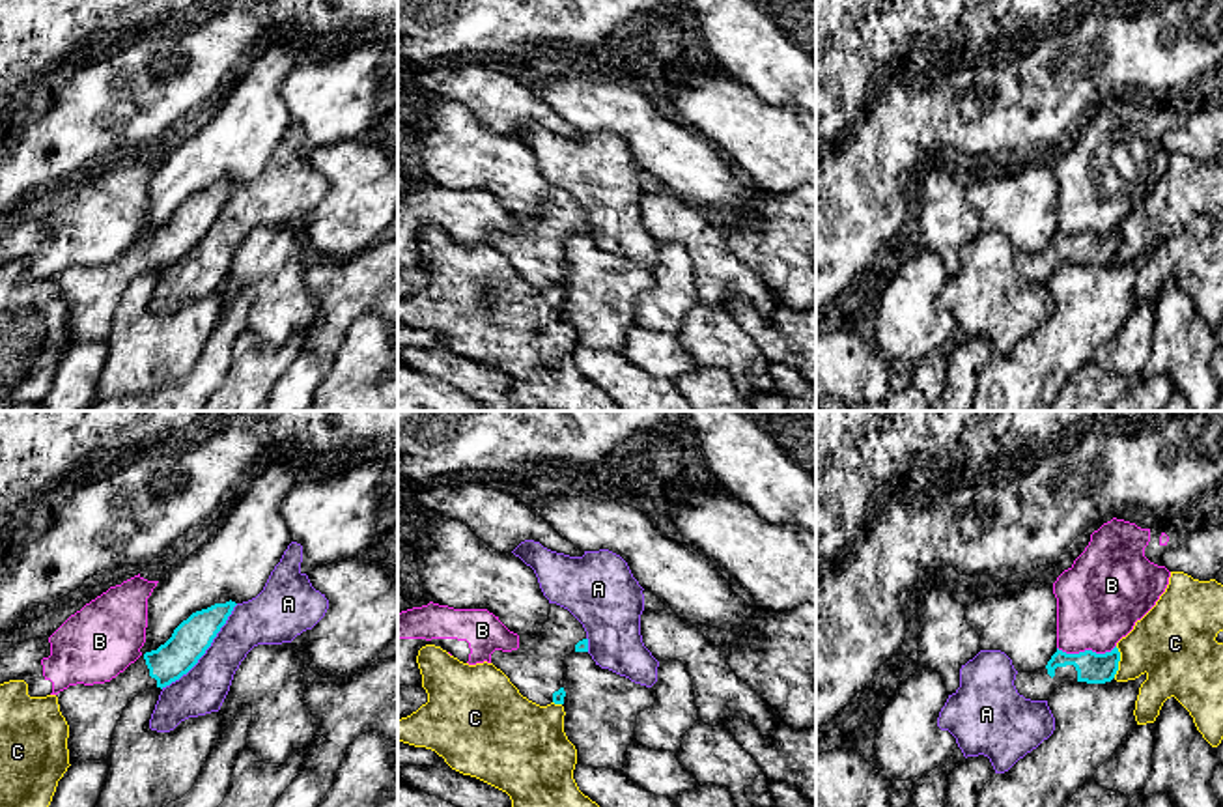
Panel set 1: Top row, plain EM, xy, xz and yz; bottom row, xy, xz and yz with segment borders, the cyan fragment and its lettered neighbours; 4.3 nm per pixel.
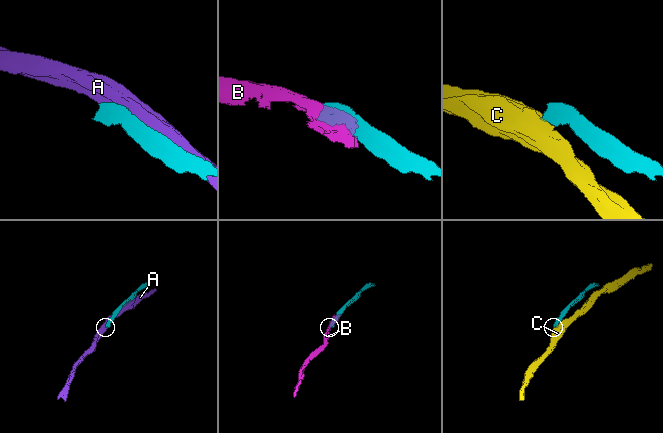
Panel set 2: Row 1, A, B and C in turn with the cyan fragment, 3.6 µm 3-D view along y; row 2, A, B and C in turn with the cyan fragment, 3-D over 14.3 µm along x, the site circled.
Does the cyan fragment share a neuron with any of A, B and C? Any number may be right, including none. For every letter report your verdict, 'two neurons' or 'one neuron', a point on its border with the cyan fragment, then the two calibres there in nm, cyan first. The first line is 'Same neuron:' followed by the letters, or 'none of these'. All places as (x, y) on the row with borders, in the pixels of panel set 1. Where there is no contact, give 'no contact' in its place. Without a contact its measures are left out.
Same neuron: none of these
A: two neurons; meets cyan in xy at (206, 649); 160 nm thick on the cyan side, 200 nm on the other
B: two neurons; meets cyan in yz at (1085, 651); 130 nm thick on the cyan side, 360 nm on the other
C: two neurons; meets cyan in yz at (1117, 662); 130 nm thick on the cyan side, 340 nm on the other

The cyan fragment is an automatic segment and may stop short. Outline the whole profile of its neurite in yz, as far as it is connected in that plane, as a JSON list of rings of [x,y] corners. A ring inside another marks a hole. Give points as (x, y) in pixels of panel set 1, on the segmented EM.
[[[1057,648],[1047,665],[1038,672],[1018,672],[1014,686],[1019,695],[1031,701],[1047,701],[1051,693],[1064,682],[1105,684],[1118,671],[1120,652],[1096,654],[1085,650],[1066,654]]]

